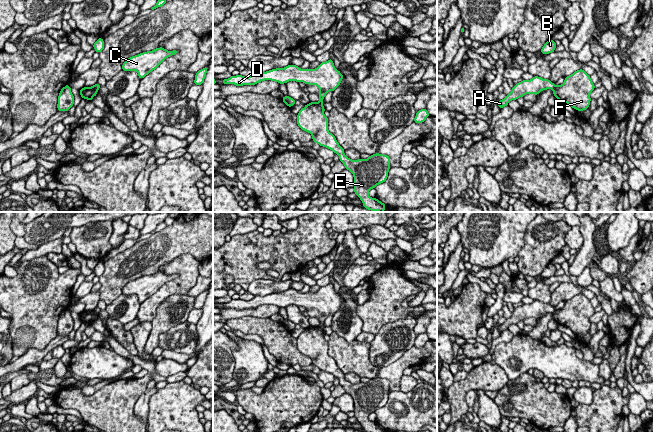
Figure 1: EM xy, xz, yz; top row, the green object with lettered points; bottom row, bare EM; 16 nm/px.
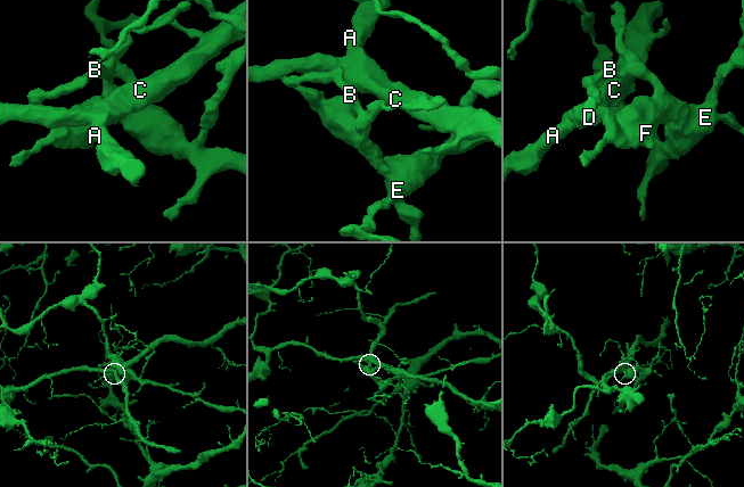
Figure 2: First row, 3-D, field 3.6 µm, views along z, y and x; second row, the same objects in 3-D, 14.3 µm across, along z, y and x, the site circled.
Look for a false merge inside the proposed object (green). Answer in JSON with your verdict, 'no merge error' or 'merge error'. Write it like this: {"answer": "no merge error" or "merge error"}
{"answer": "merge error"}

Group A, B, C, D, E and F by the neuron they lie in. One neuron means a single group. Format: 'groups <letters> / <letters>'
groups A C D / B E F

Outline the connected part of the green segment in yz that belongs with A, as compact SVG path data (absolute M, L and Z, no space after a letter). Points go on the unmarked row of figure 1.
M534 300L531 304L523 304L517 307L512 312L511 316L506 319L503 324L496 326L499 332L503 332L508 329L511 324L517 324L519 321L523 321L526 318L538 319L542 314L553 313L555 308L549 303L543 303L538 300Z

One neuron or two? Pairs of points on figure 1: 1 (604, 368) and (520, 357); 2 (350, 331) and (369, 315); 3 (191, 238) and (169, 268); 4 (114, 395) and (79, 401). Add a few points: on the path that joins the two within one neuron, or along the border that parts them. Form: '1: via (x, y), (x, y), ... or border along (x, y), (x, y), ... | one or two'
1: border along (598, 365), (598, 373), (605, 380) | two
2: border along (357, 305), (356, 312), (362, 321), (362, 330) | two
3: border along (199, 261), (190, 254), (180, 254), (158, 269) | two
4: via (105, 402), (88, 404) | one

